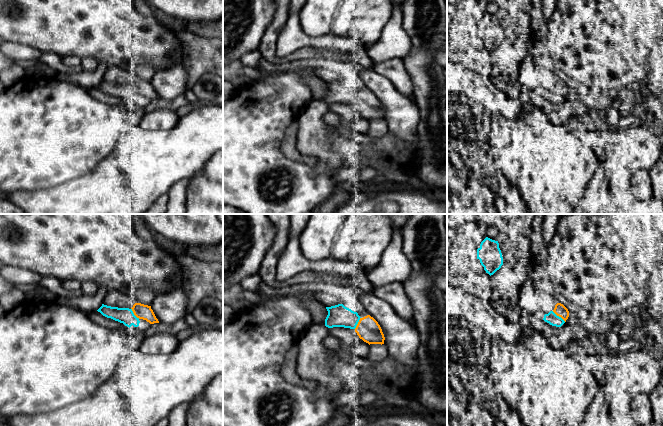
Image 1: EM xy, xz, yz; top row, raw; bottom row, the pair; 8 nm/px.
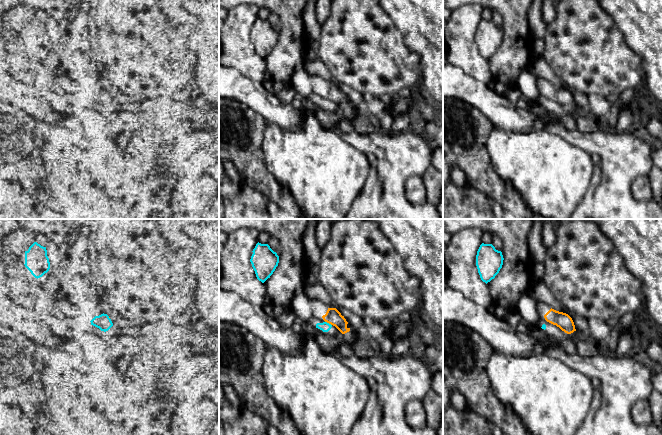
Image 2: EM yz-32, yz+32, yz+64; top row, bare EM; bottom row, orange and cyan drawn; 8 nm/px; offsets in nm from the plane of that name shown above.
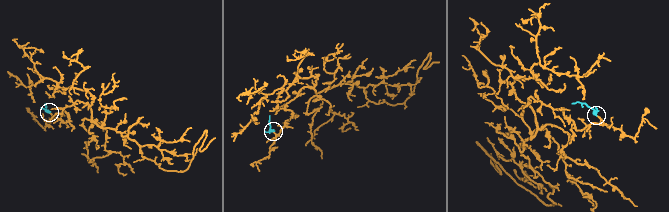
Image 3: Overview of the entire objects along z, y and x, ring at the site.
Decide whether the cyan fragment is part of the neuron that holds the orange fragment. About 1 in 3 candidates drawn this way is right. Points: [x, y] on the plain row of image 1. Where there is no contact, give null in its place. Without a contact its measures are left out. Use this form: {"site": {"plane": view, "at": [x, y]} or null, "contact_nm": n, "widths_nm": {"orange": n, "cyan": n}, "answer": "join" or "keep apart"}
{"site": {"plane": "yz", "at": [559, 92]}, "contact_nm": 140, "widths_nm": {"orange": 100, "cyan": 90}, "answer": "join"}

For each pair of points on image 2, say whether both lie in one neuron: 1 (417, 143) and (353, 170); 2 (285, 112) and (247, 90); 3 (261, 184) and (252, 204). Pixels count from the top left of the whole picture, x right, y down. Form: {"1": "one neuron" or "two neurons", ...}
{"1": "two neurons", "2": "one neuron", "3": "two neurons"}

